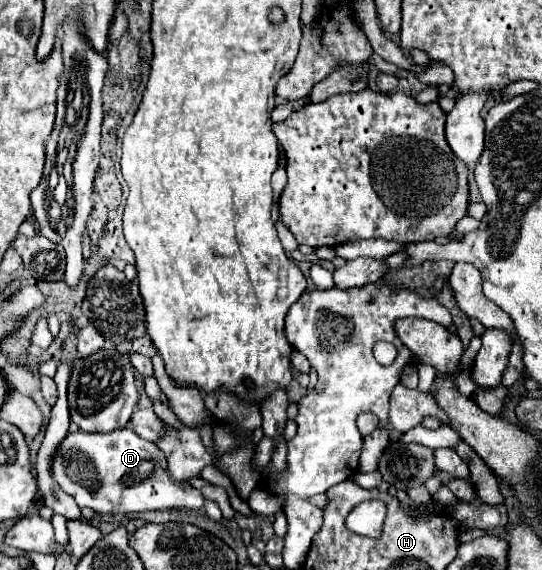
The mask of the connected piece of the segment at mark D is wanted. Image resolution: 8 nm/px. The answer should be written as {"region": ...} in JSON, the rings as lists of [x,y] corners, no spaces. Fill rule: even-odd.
{"region":[[[83,431],[69,433],[59,445],[53,459],[51,473],[65,493],[69,493],[79,507],[91,507],[95,513],[139,513],[151,509],[201,509],[203,495],[187,481],[175,481],[167,471],[167,461],[155,443],[141,439],[135,431],[113,431],[109,435],[89,435]]]}

